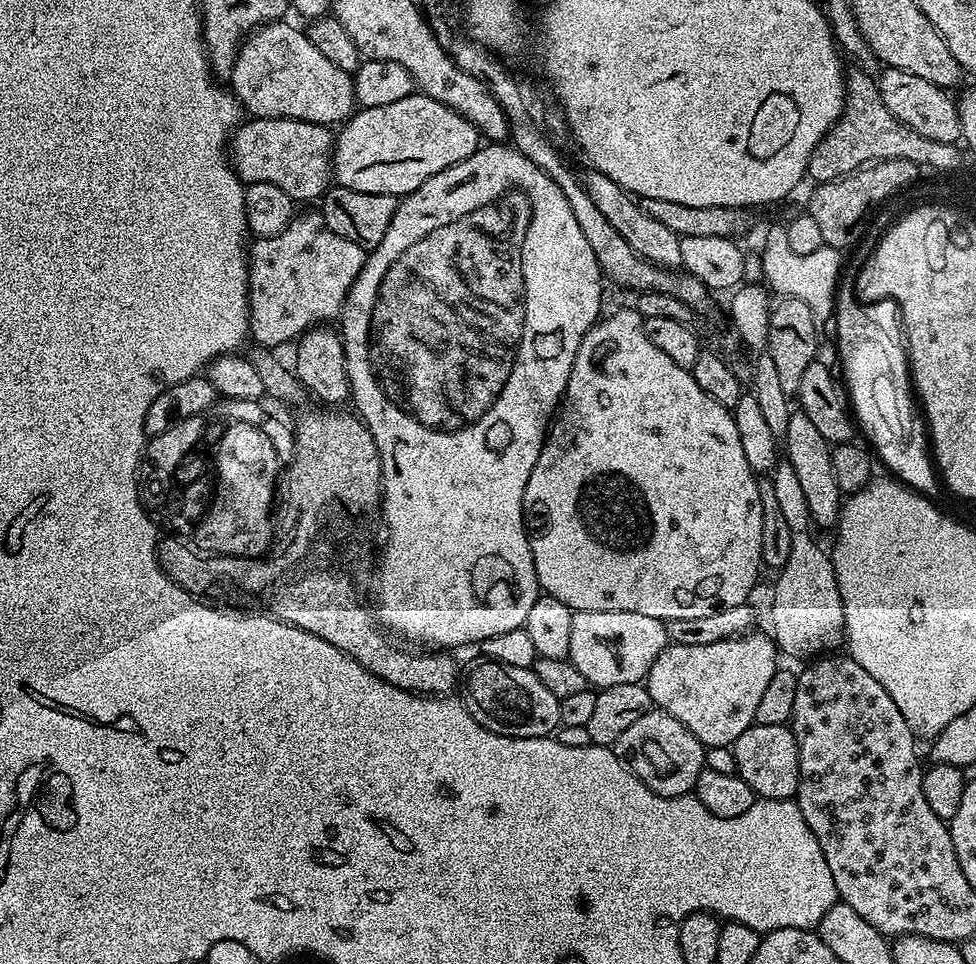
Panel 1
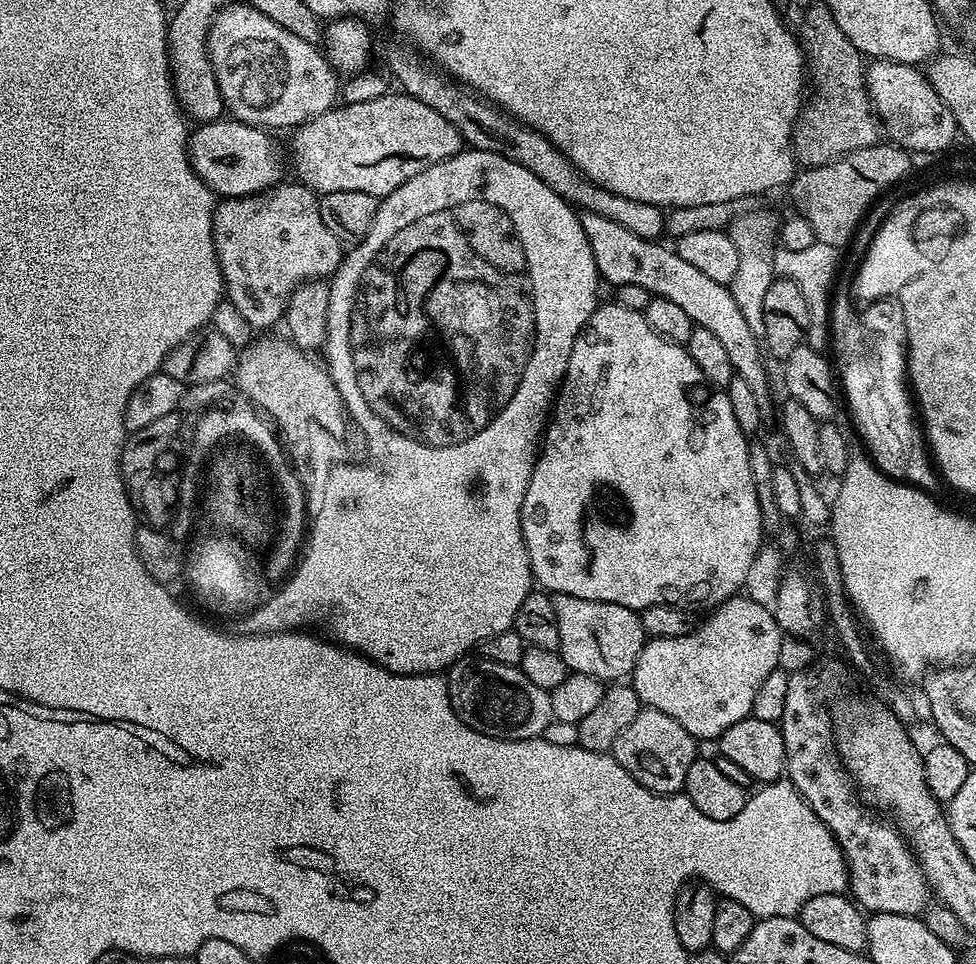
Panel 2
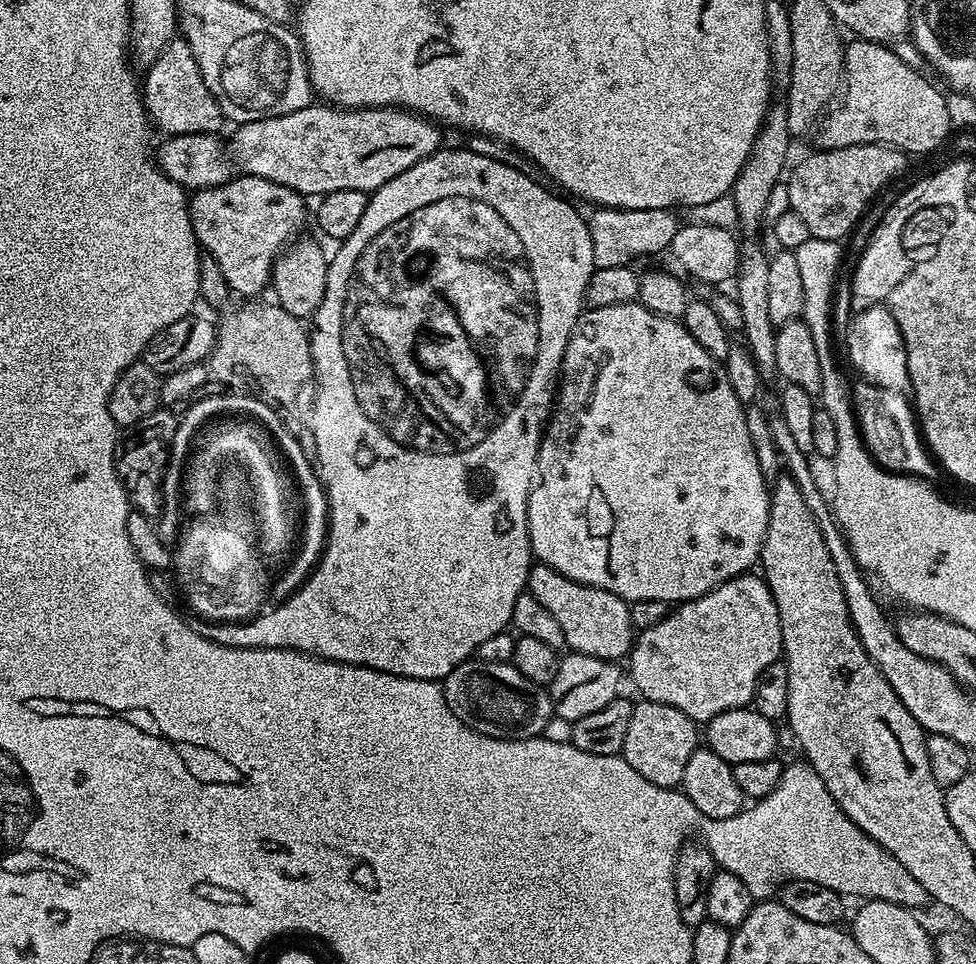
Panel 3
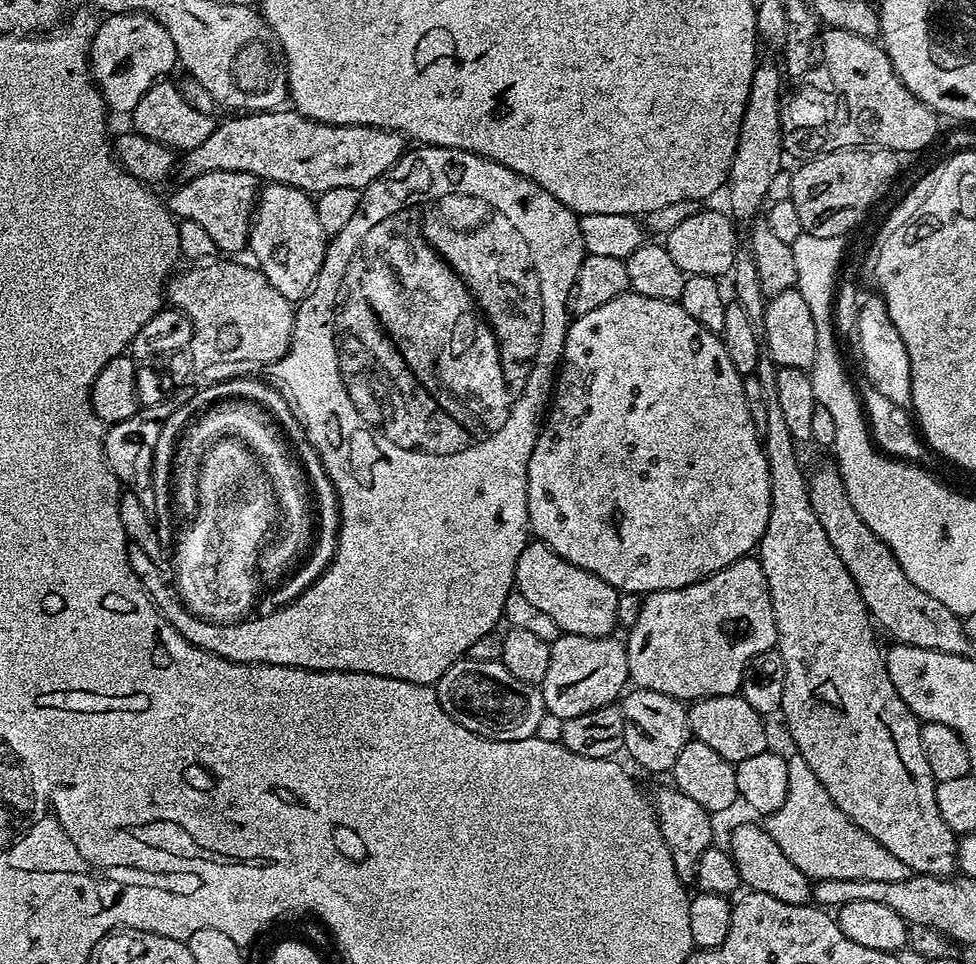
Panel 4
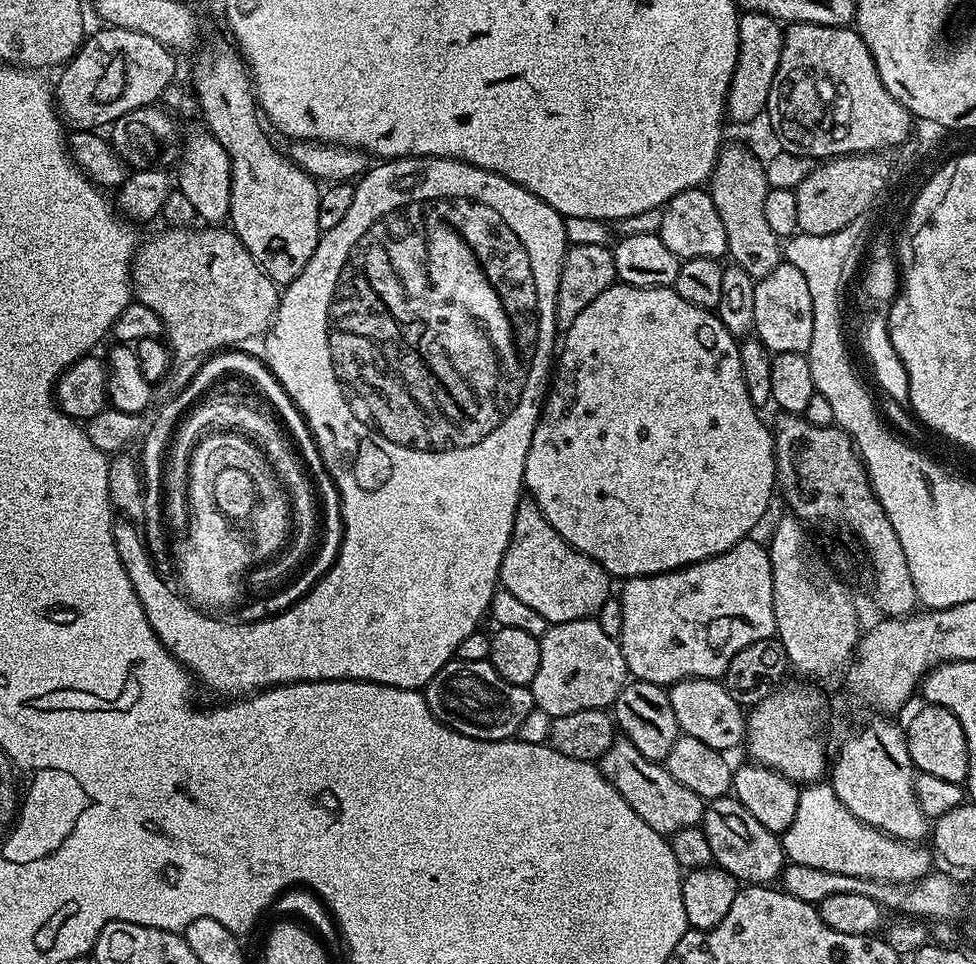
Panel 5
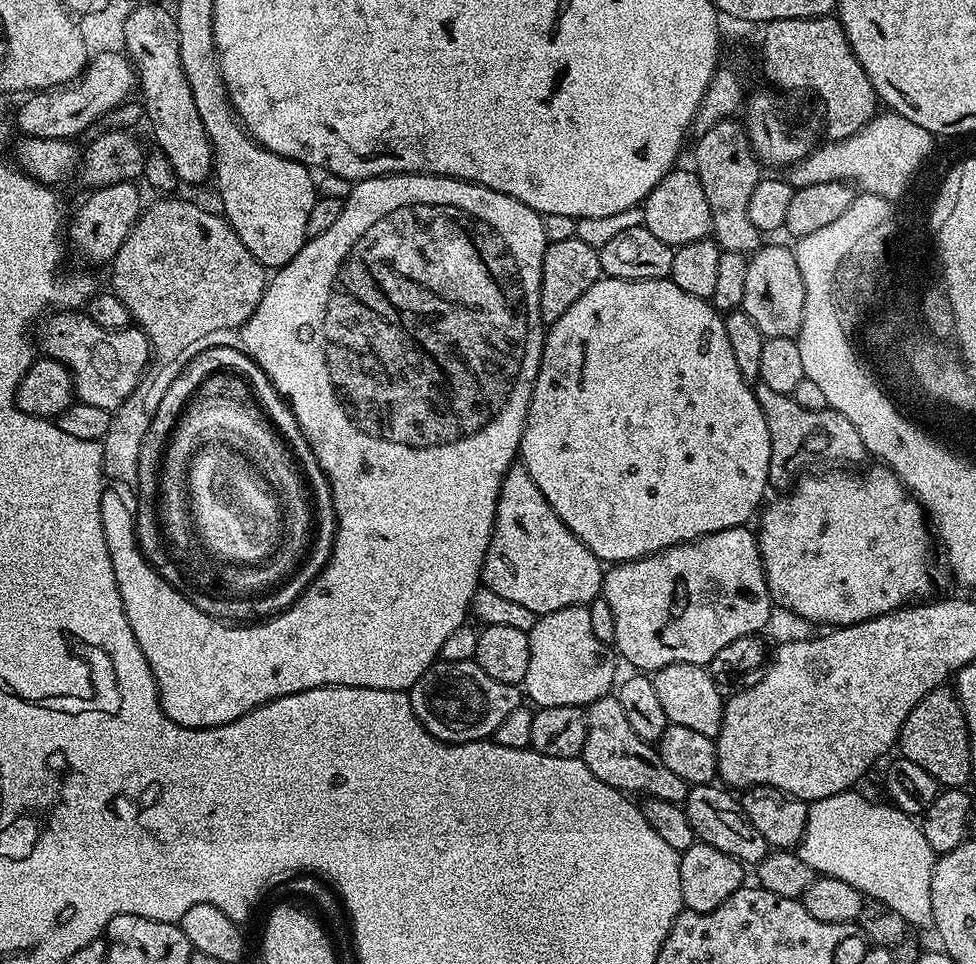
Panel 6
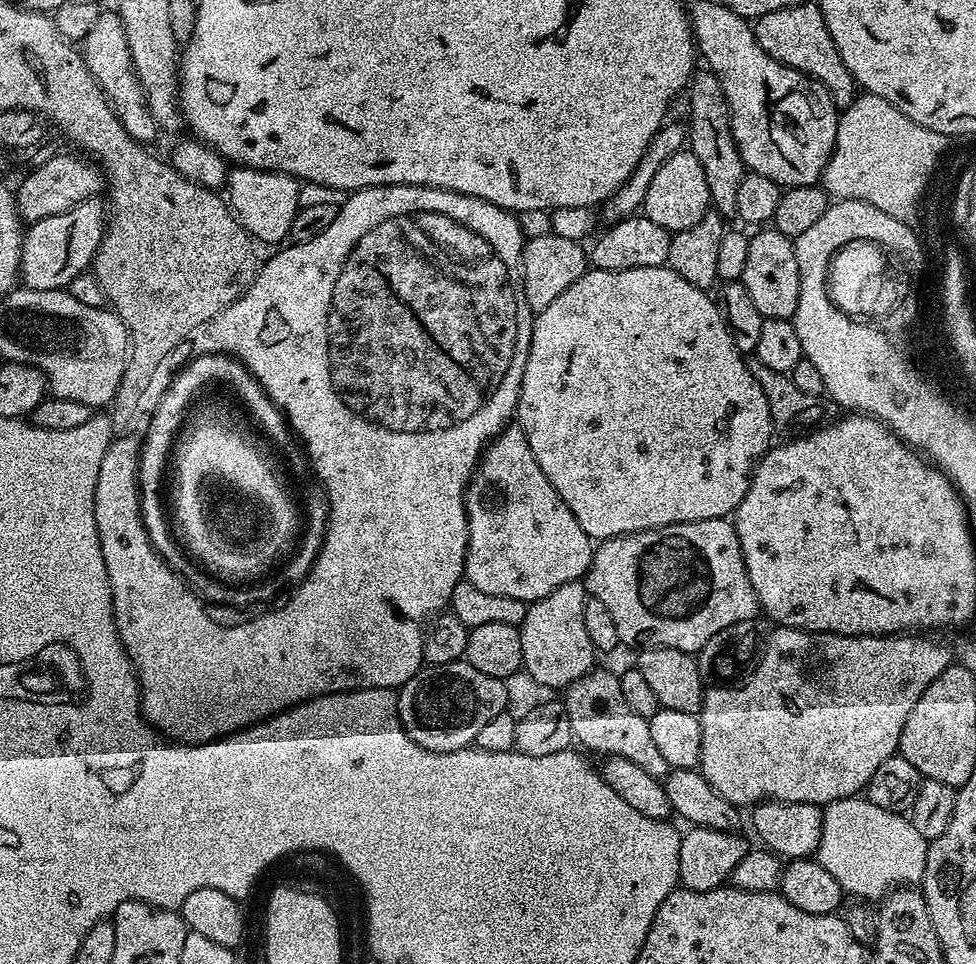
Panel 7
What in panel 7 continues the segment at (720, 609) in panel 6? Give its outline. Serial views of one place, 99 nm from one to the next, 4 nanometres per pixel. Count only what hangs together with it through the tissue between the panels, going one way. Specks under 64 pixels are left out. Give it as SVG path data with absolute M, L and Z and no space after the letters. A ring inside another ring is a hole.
M728 518L671 524L599 541L592 554L586 588L591 599L602 602L602 606L610 610L621 645L637 644L640 650L673 648L695 654L718 634L718 630L734 622L751 620L758 612L736 525Z

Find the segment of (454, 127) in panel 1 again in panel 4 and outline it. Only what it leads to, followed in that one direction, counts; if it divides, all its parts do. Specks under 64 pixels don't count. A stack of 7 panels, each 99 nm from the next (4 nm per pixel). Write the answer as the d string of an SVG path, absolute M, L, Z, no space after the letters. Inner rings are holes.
M295 110L284 111L236 114L231 117L233 120L228 120L225 124L217 123L213 133L206 138L206 142L183 153L183 179L192 180L195 176L214 170L234 170L248 172L264 182L301 188L309 194L335 190L338 186L350 186L363 190L370 182L386 175L406 151L405 137L399 132L391 132L385 128L367 128L357 124L323 124L317 120L311 120L308 116L301 116Z

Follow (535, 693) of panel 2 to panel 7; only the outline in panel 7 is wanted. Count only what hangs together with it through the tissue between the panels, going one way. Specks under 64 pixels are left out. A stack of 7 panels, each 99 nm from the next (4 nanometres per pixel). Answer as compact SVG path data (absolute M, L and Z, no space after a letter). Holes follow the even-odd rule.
M463 659L424 666L414 674L414 678L410 678L398 690L396 712L400 716L400 725L404 727L404 733L415 744L428 752L453 752L459 748L469 747L475 741L478 730L486 726L486 722L506 711L509 707L508 686L503 680L490 678L490 674L482 674L482 670L474 670L474 666L470 666Z

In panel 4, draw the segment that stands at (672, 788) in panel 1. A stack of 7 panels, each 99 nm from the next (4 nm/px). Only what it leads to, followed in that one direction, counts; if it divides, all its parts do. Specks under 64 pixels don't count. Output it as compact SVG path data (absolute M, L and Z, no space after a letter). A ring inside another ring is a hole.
M637 687L625 691L619 705L624 719L623 751L629 752L633 762L648 772L671 773L678 753L690 739L687 707L673 696Z

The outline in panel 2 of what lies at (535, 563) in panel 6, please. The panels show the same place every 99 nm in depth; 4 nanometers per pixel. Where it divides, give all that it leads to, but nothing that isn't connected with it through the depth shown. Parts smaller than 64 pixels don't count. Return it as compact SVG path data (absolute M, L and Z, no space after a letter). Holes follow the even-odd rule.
M552 596L558 618L560 657L573 673L581 672L601 682L620 682L631 677L646 643L641 613L610 602L594 602L573 596Z

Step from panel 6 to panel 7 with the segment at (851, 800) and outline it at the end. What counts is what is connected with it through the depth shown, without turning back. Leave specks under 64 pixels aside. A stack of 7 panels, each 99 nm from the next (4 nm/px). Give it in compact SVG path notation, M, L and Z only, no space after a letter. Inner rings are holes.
M854 795L824 808L822 838L814 856L849 897L876 902L897 886L916 886L923 881L928 845L907 815L882 810Z

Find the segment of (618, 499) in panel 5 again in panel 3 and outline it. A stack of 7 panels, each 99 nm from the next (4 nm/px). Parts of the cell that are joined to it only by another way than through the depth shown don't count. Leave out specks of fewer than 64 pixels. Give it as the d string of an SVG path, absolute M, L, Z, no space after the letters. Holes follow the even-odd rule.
M639 302L631 304L619 304L618 306L602 306L601 308L588 308L581 311L576 319L576 325L572 327L572 333L568 339L568 345L564 351L564 360L560 363L560 375L558 377L558 391L554 396L554 407L549 415L547 424L544 425L544 435L540 437L540 449L536 459L536 479L532 491L528 493L528 537L532 543L532 555L537 561L550 566L558 574L570 578L579 584L594 586L598 590L606 590L618 598L626 601L642 599L660 599L668 605L685 604L688 600L697 600L702 594L714 590L722 582L732 580L736 576L743 576L749 571L751 564L755 565L760 558L760 547L764 545L764 535L768 525L768 501L770 499L770 486L759 470L754 449L750 446L749 431L746 430L746 418L744 417L745 405L740 403L738 394L734 394L734 386L730 386L727 376L724 374L721 361L713 358L708 351L685 330L680 320L671 320L665 316L654 314L646 310Z

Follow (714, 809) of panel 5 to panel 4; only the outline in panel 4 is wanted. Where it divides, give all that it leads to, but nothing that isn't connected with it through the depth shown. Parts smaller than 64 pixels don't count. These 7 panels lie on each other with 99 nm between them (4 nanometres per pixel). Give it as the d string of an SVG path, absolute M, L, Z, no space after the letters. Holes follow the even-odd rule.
M740 824L732 832L732 837L726 843L727 851L732 857L734 866L740 875L741 885L745 889L770 894L778 898L778 902L791 904L807 904L810 900L810 881L808 877L782 854L782 850L770 838L767 827L756 824Z

